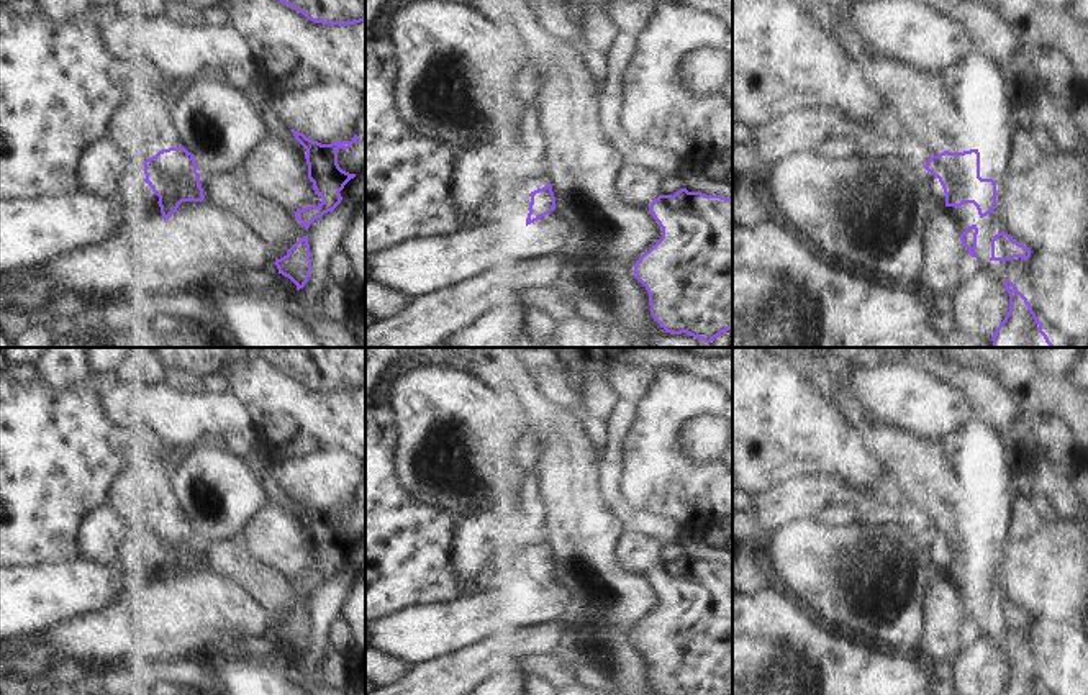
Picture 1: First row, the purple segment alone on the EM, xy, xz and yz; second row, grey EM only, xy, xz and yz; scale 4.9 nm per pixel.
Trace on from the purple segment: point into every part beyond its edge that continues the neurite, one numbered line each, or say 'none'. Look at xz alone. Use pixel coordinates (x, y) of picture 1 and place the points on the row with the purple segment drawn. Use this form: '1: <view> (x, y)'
1: xz (508, 204)

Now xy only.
1: xy (143, 125)

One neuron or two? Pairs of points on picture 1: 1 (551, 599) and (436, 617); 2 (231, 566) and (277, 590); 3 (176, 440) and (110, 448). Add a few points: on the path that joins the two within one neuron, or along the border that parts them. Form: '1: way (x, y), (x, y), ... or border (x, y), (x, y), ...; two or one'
1: way (523, 605), (508, 615), (464, 617); one
2: way (243, 567), (266, 584); one
3: border (120, 426), (149, 426), (158, 441); two

